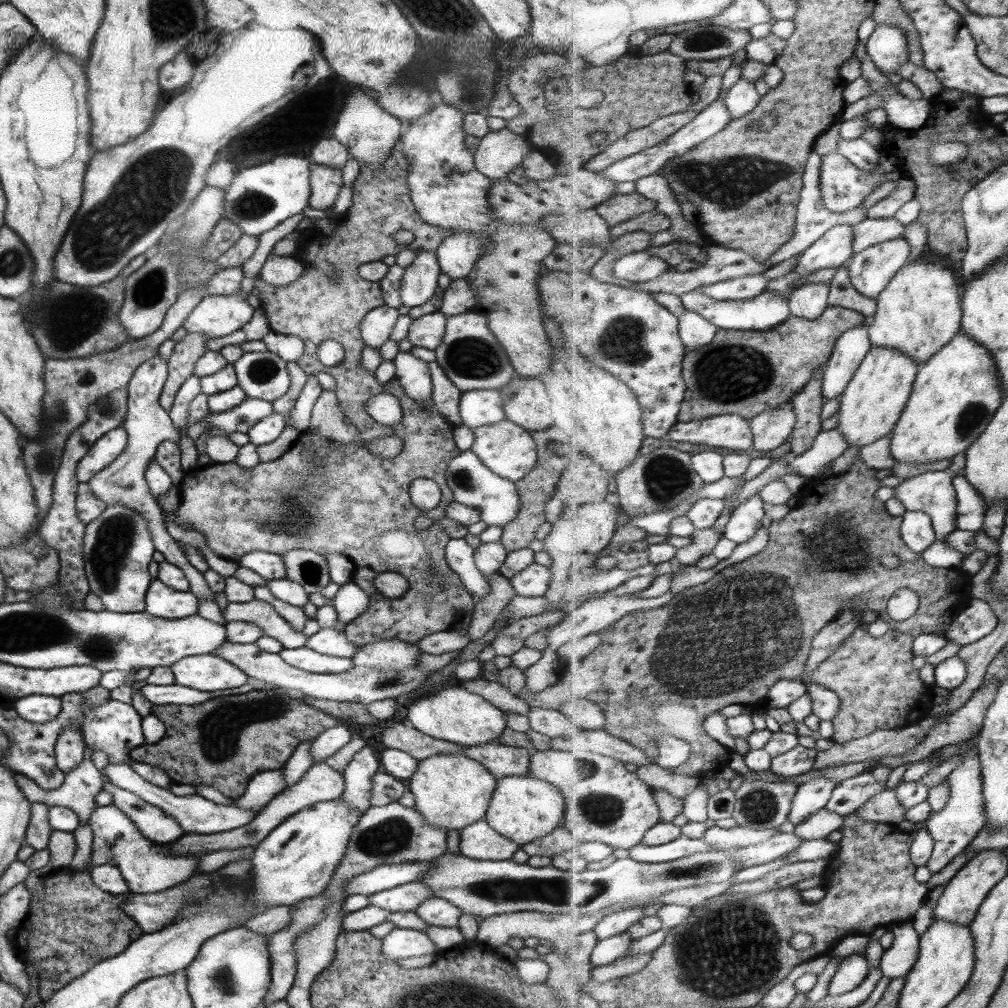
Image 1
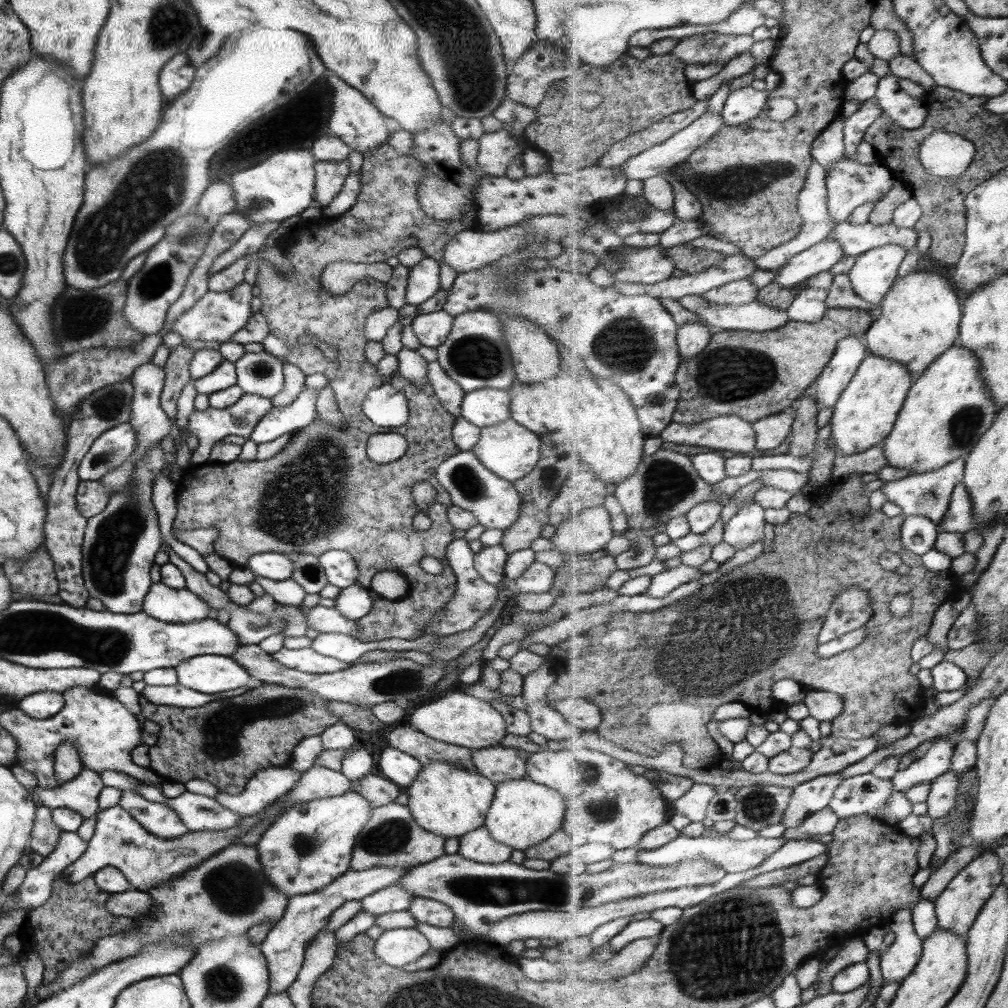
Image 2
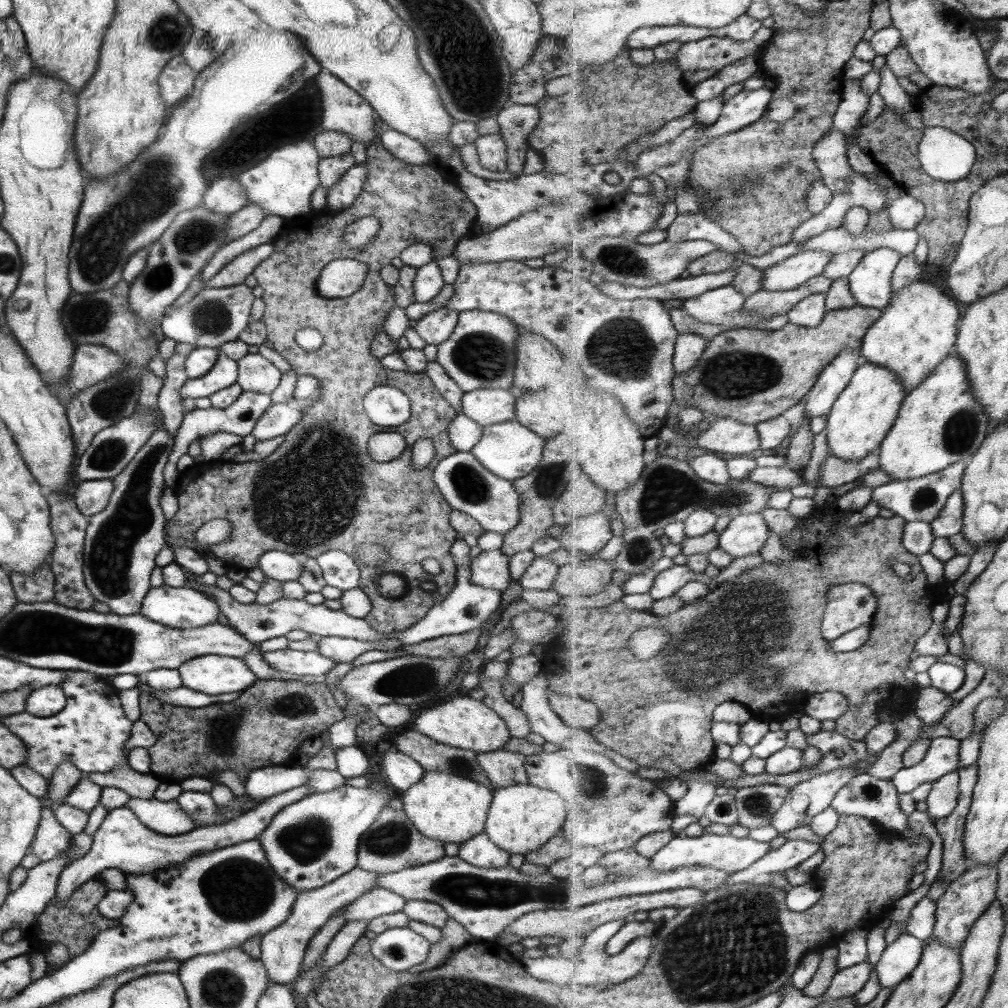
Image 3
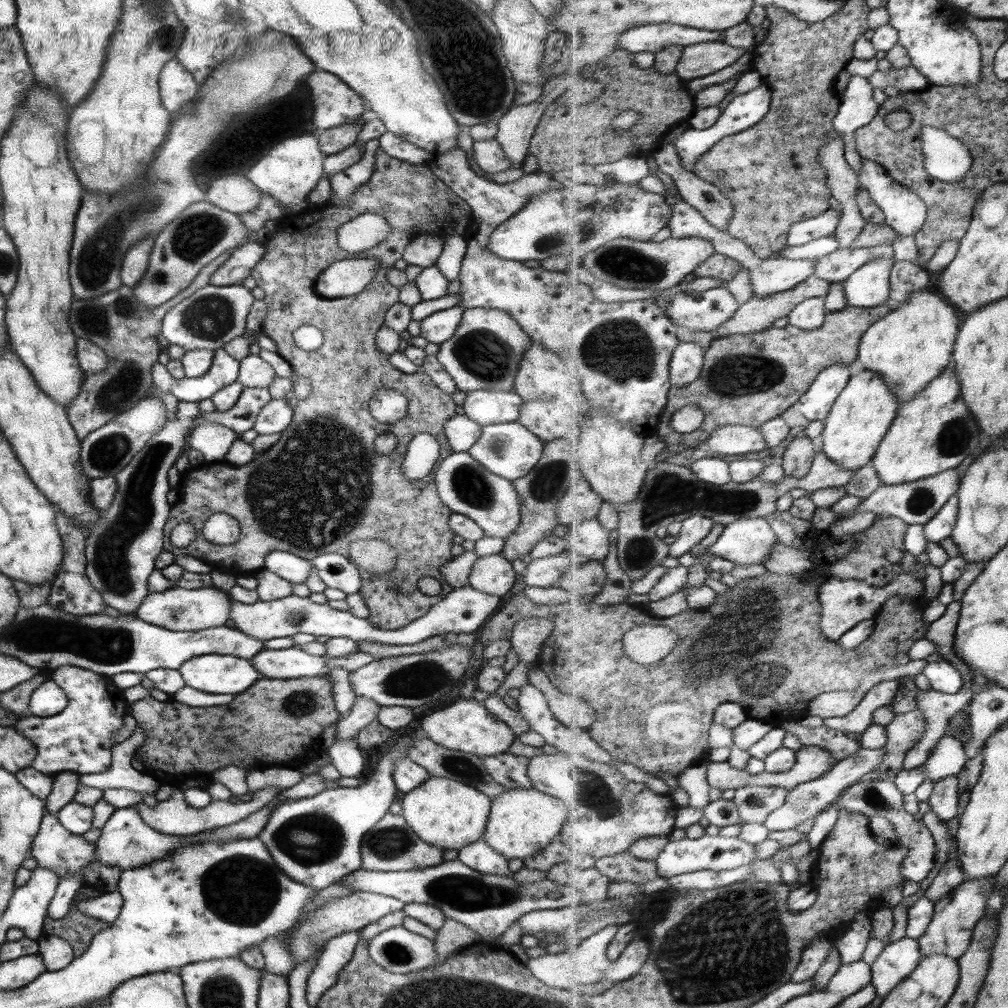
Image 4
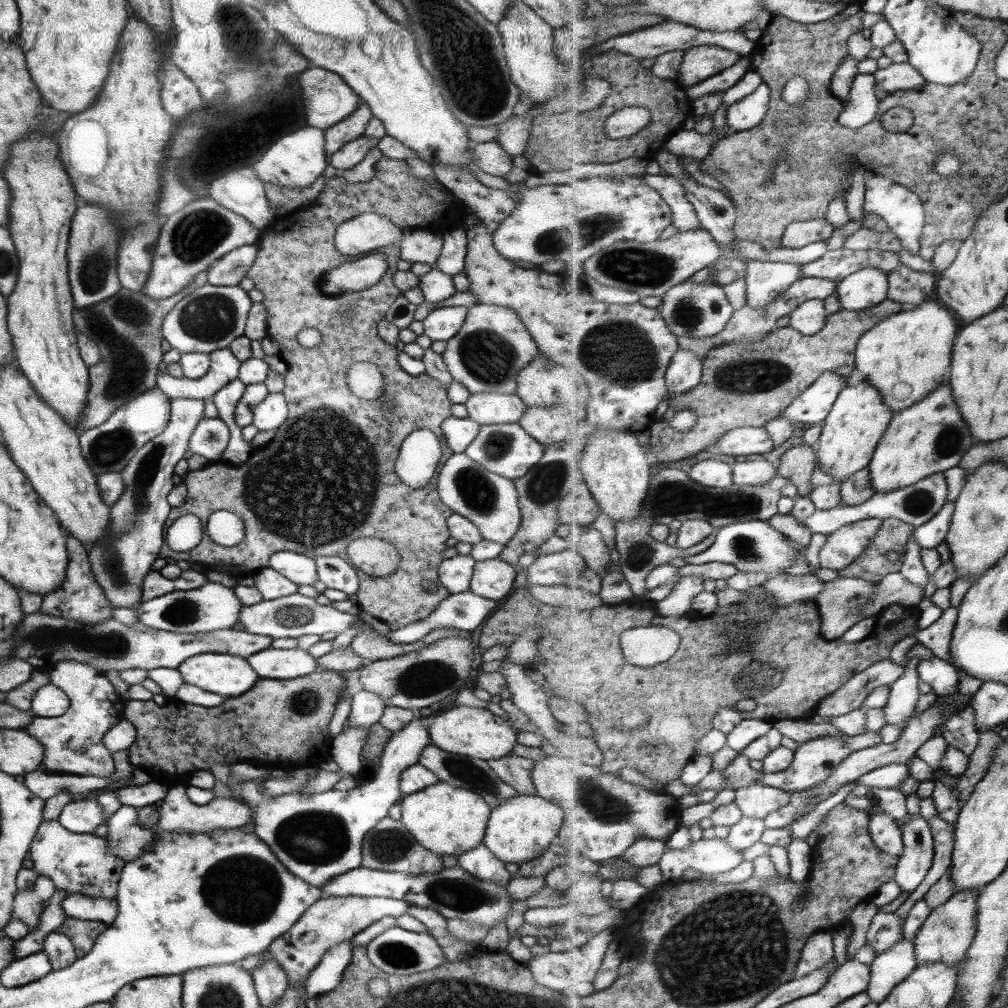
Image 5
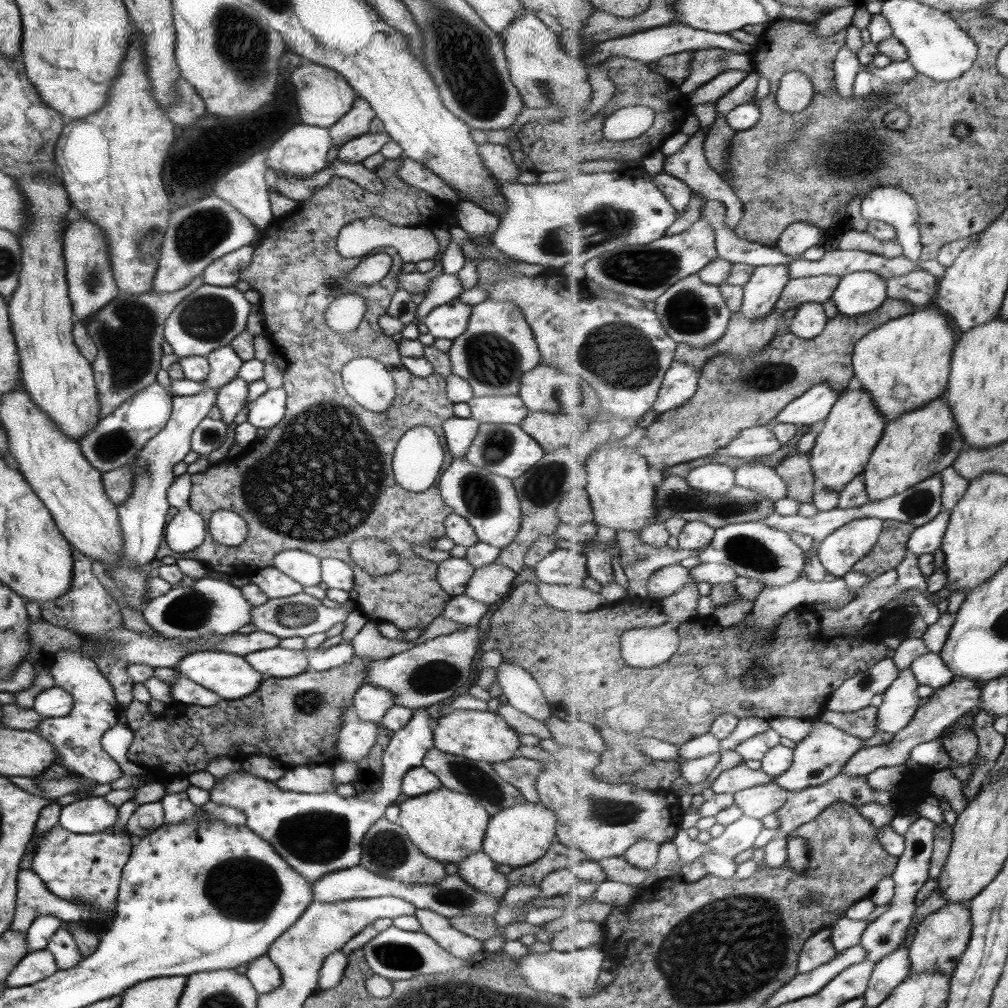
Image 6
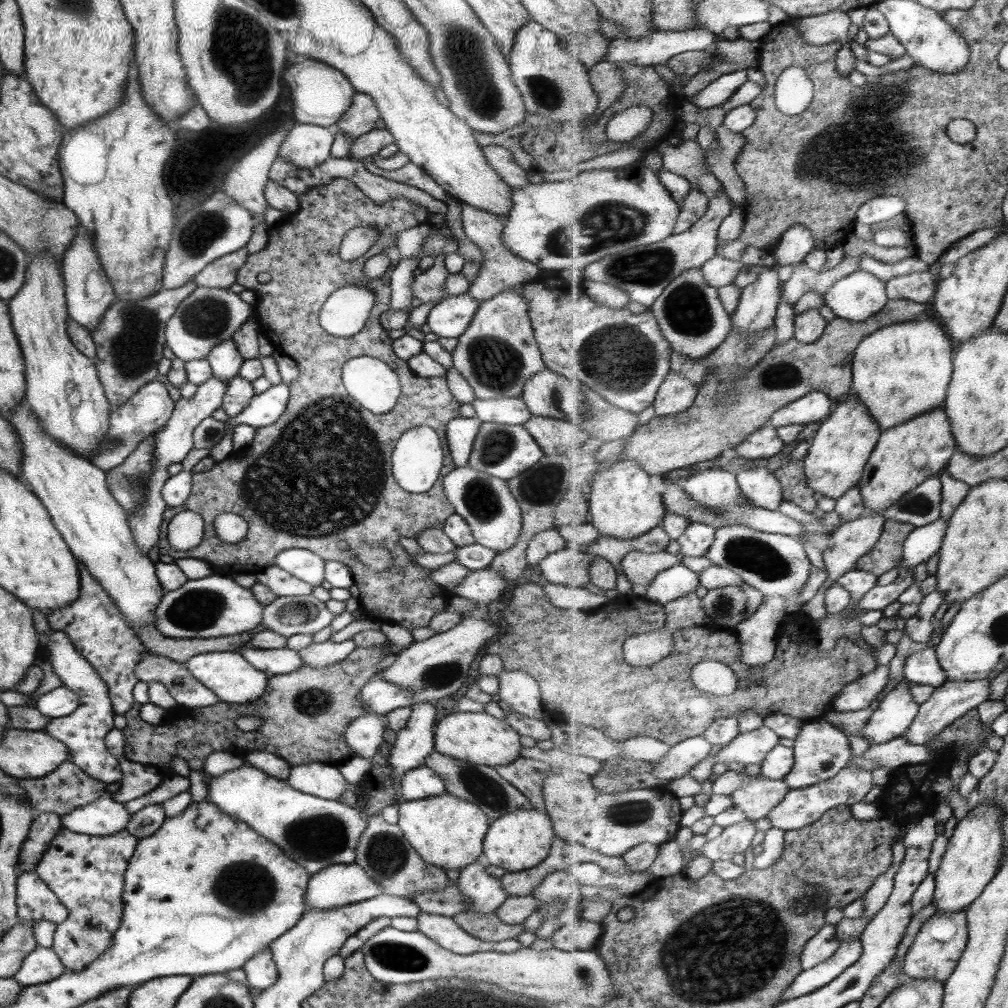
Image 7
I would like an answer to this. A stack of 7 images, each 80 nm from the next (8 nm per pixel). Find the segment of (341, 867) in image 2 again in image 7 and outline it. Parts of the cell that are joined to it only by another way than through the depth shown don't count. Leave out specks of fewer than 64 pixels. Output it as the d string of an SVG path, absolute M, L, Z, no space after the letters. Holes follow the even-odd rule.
M416 702L409 707L409 718L404 727L395 732L393 747L387 757L395 788L399 787L399 778L404 772L423 766L425 756L434 751L433 731L436 722L433 702ZM243 762L238 768L208 779L207 798L226 815L244 822L259 836L276 844L281 851L294 862L302 866L309 876L314 872L328 867L330 864L351 864L355 860L354 848L361 831L366 827L362 809L336 800L323 800L310 794L303 794L291 788L284 780L269 776L266 772Z

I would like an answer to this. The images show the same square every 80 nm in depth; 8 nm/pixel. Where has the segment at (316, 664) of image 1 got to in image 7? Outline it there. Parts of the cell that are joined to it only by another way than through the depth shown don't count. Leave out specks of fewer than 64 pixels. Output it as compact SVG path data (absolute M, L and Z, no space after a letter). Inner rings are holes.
M239 646L235 650L243 656L255 670L265 672L267 676L281 676L299 670L303 662L295 651L289 648L261 649L253 646Z

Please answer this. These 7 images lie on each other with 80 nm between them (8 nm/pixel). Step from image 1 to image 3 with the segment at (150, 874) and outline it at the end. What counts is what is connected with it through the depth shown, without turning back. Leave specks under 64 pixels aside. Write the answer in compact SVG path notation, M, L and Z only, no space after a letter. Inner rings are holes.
M301 785L263 799L254 807L241 812L239 816L227 818L224 823L195 826L182 835L171 836L163 836L149 830L139 822L133 811L125 806L111 809L99 828L92 834L93 841L87 854L67 863L60 870L56 885L56 906L63 908L64 901L71 896L71 893L87 880L92 877L96 878L103 870L117 869L122 873L135 874L153 872L157 869L169 868L169 866L179 864L197 853L211 852L246 840L257 839L276 812L306 794L310 794L310 790L305 785Z

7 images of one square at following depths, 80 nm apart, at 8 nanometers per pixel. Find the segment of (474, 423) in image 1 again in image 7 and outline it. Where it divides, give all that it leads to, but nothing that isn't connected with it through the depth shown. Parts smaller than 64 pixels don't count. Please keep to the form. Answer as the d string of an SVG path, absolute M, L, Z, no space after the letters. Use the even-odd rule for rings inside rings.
M521 397L487 400L476 398L472 401L471 406L475 410L475 418L479 419L481 423L517 426L527 422L531 416Z

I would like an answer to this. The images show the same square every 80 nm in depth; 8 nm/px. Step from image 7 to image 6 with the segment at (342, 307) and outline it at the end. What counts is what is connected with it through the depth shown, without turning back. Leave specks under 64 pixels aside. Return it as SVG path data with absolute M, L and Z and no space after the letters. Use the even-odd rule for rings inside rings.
M355 293L337 295L323 311L324 323L333 331L345 334L355 330L364 315L364 298Z

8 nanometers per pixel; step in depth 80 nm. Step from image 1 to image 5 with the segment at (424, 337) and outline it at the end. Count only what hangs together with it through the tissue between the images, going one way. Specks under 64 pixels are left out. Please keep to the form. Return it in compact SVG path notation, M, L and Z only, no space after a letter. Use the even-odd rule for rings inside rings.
M442 306L431 309L421 321L425 336L433 341L447 341L453 338L466 317L464 306Z

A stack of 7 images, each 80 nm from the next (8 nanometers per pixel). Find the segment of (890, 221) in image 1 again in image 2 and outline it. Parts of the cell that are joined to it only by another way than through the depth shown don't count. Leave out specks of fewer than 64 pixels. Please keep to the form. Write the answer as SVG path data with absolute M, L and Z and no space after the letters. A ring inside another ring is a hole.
M847 220L831 231L830 238L838 240L847 255L858 257L888 244L898 244L911 250L917 244L919 234L916 229L903 229L893 221L889 224L873 224L869 220L865 224L853 224Z

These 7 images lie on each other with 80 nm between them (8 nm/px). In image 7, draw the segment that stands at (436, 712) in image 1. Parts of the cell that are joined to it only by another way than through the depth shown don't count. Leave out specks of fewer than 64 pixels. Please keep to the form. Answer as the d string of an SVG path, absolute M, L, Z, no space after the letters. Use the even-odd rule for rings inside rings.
M454 712L444 716L434 726L434 751L471 764L489 767L515 761L521 750L520 736L505 722L483 712Z

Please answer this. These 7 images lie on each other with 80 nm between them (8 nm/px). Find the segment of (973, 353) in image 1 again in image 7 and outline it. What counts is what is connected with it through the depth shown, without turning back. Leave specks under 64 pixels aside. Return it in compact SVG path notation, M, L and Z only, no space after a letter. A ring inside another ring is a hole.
M938 407L913 420L898 424L895 428L882 431L881 438L866 464L866 471L863 473L862 479L858 481L865 506L871 510L869 514L879 514L879 512L887 510L903 495L911 492L927 479L938 476L949 464L951 457L957 450L958 441L951 426L950 416L947 416L947 412L943 407Z

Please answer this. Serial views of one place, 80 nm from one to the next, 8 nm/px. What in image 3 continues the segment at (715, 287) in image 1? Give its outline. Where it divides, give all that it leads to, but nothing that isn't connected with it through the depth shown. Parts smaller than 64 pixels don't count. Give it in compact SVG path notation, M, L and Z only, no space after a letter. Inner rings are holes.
M731 284L695 298L684 299L682 308L687 314L692 314L695 320L724 325L730 314L742 310L746 300L746 296Z

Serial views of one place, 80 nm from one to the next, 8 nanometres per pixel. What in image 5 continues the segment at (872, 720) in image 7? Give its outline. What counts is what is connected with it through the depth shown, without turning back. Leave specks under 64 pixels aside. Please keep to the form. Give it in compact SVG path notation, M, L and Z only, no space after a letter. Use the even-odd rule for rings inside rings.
M919 658L908 661L905 674L893 684L891 696L883 709L887 724L903 724L916 711L921 695L919 662Z

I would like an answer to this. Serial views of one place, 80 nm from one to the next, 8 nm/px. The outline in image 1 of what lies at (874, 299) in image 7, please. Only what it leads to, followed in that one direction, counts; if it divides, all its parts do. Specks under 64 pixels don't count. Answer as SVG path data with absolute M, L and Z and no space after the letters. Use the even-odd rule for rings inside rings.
M905 238L888 240L875 246L870 246L854 255L849 265L850 279L854 287L863 295L877 299L887 286L904 267L907 266L911 254L911 246Z

